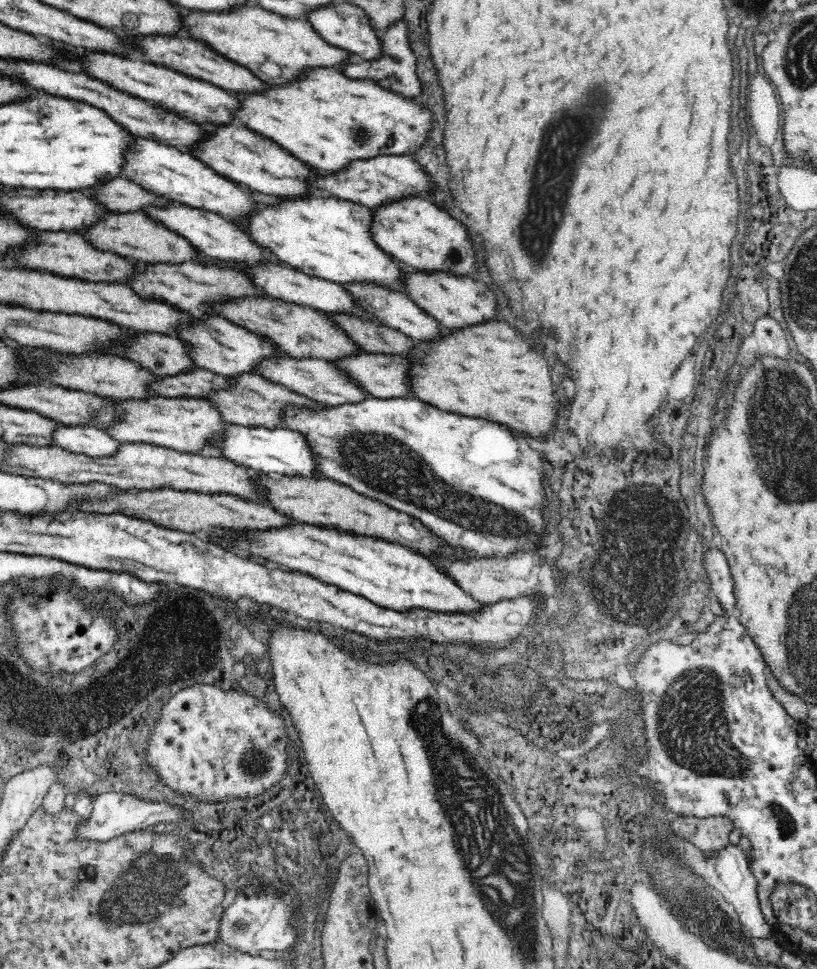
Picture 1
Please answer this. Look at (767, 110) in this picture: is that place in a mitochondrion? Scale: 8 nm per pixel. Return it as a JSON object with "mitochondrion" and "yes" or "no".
{"mitochondrion":"no"}

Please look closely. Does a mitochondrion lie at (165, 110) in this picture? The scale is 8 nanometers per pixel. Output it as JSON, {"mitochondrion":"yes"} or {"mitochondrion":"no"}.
{"mitochondrion":"no"}

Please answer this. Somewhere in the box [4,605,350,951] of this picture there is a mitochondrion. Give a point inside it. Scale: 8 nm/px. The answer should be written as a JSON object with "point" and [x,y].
{"point":[144,890]}

